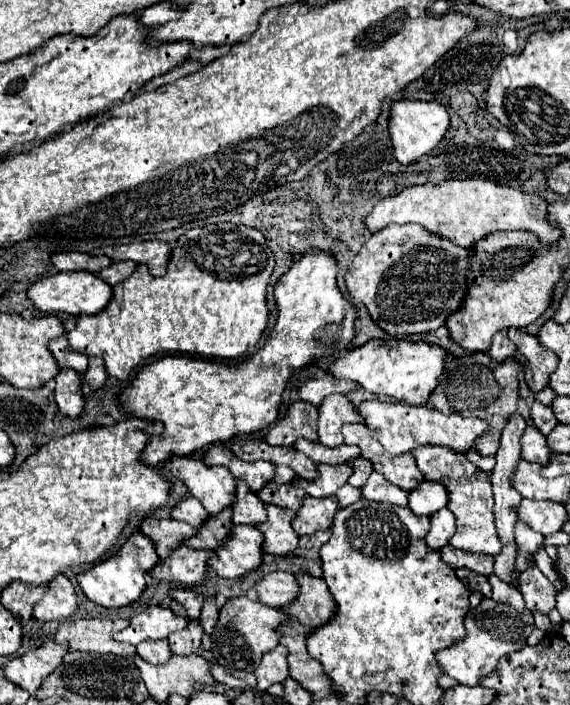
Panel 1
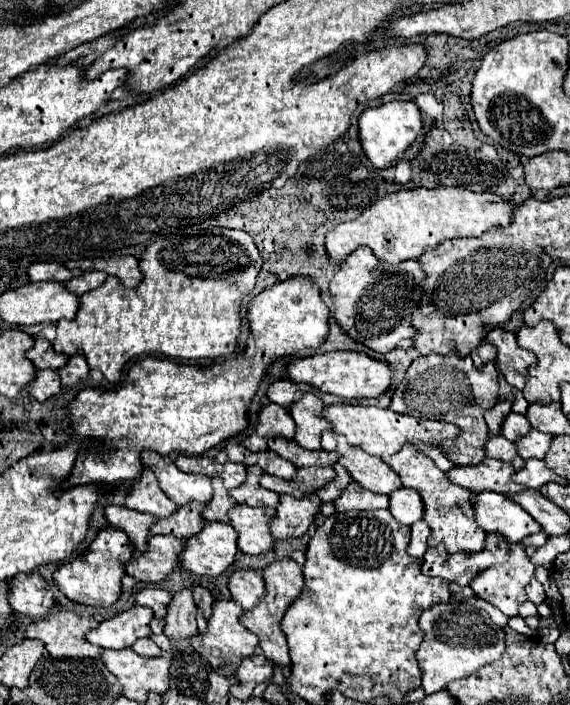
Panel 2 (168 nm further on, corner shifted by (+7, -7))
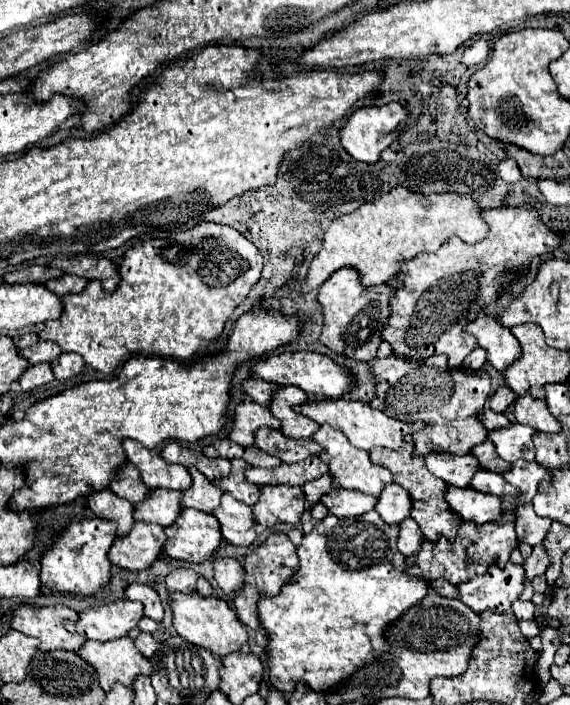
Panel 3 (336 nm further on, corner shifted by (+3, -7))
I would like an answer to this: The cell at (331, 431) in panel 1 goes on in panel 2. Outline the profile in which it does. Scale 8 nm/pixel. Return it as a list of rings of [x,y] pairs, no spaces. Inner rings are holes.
[[[305,392],[289,408],[289,414],[293,414],[293,422],[297,426],[297,434],[293,436],[293,440],[297,440],[307,450],[319,450],[321,432],[331,430],[331,424],[321,416],[321,408],[323,402],[311,392]]]

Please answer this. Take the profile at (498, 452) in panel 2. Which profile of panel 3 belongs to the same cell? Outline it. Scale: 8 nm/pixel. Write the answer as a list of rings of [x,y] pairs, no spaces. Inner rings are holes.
[[[485,440],[481,446],[473,448],[471,454],[475,454],[479,458],[481,466],[485,466],[491,472],[501,472],[503,474],[505,470],[511,468],[509,462],[505,462],[503,458],[499,458],[499,454],[497,454],[497,450],[495,450],[495,446],[493,446],[491,440]]]

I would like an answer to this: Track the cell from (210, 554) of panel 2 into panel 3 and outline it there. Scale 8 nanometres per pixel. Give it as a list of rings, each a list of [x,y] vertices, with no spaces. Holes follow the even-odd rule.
[[[185,508],[181,518],[169,528],[165,528],[167,544],[163,552],[173,558],[187,562],[191,566],[209,560],[223,544],[221,524],[213,514]]]

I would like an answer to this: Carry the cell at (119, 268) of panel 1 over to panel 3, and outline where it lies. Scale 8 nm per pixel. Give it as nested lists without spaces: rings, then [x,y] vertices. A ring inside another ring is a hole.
[[[65,274],[53,282],[45,282],[45,286],[49,290],[53,290],[57,296],[67,296],[67,294],[79,294],[85,290],[85,286],[89,284],[87,278],[81,278],[81,276],[71,276],[71,274]]]

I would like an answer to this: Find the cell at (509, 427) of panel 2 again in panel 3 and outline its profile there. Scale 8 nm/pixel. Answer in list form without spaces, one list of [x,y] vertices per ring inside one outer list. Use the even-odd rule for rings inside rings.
[[[489,408],[485,412],[481,412],[481,424],[487,426],[487,430],[499,430],[503,426],[511,426],[511,422],[507,420],[505,414],[497,414],[497,412],[491,412]]]

